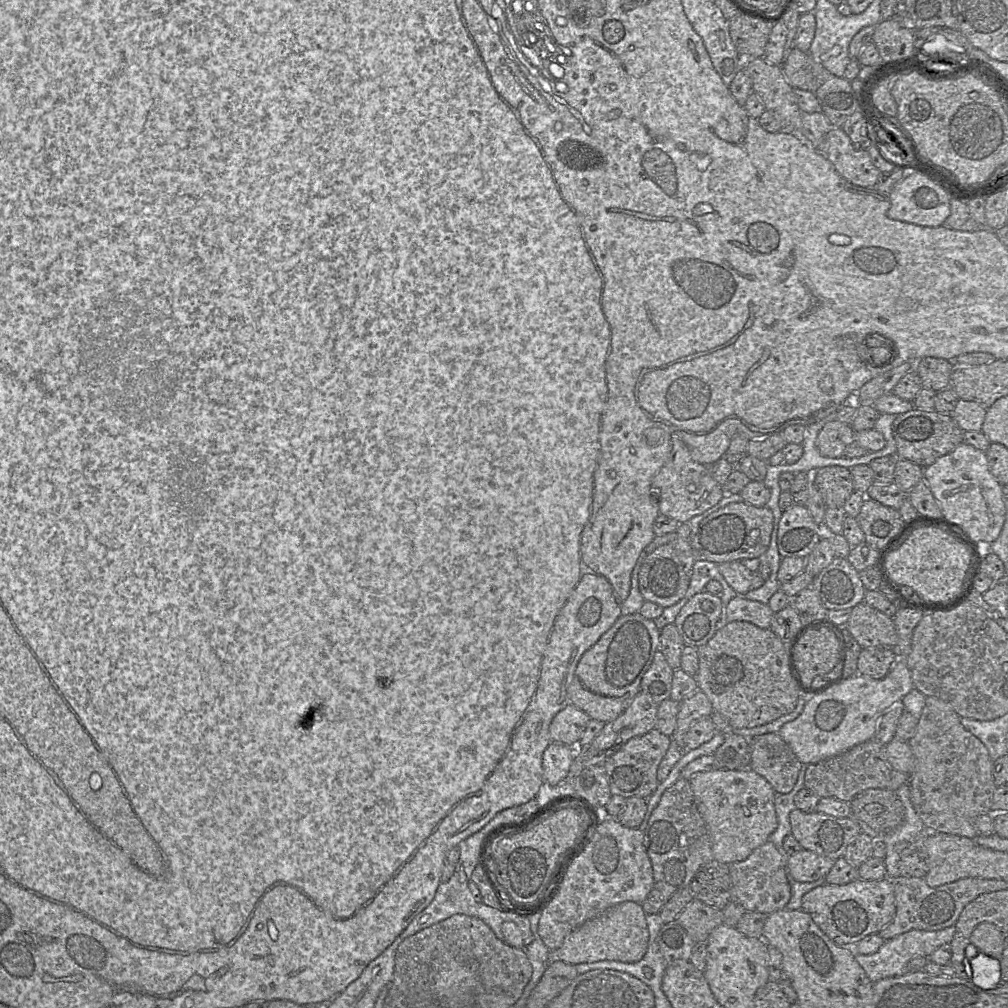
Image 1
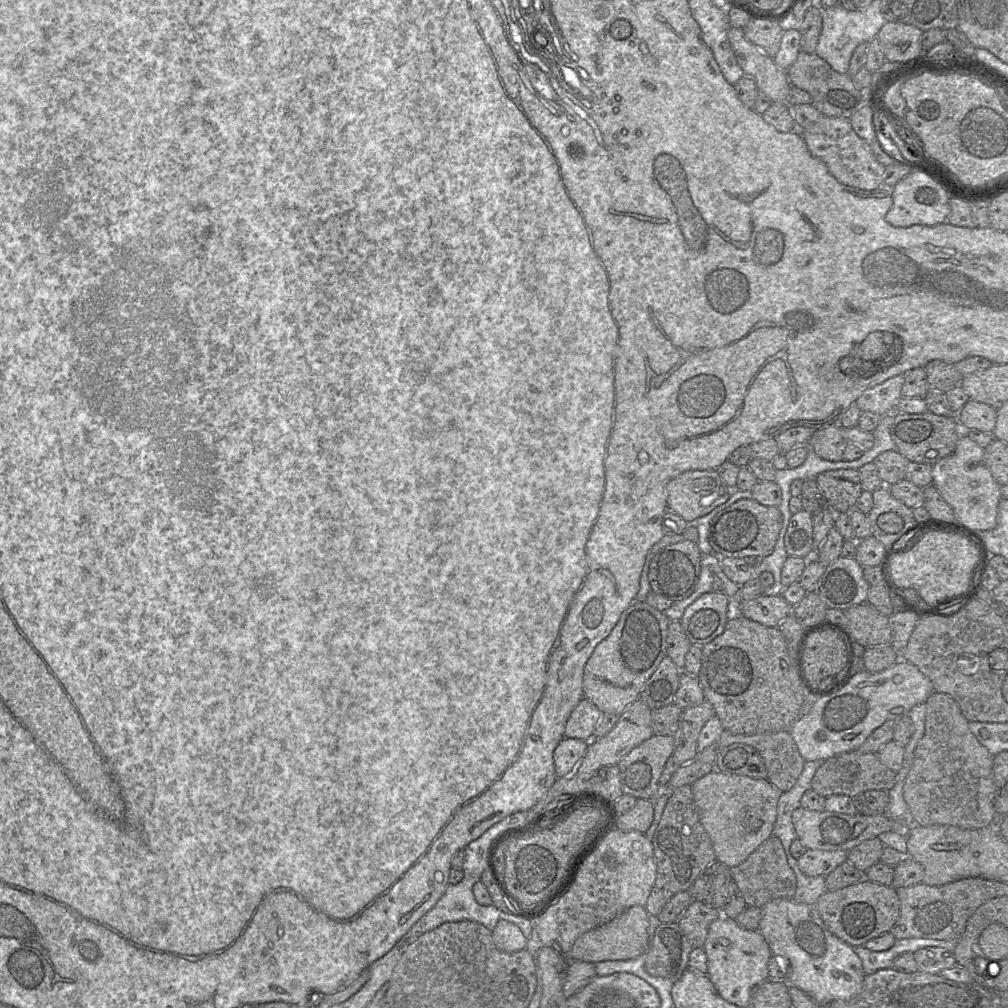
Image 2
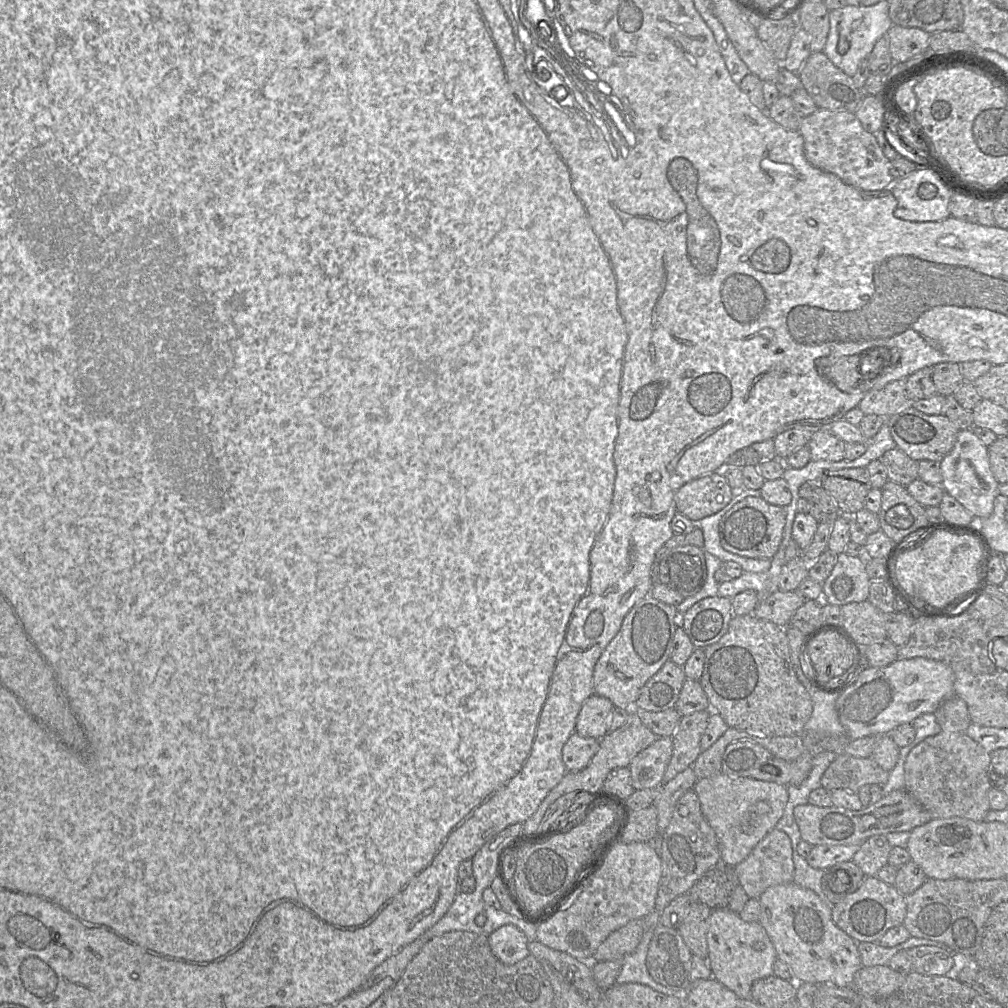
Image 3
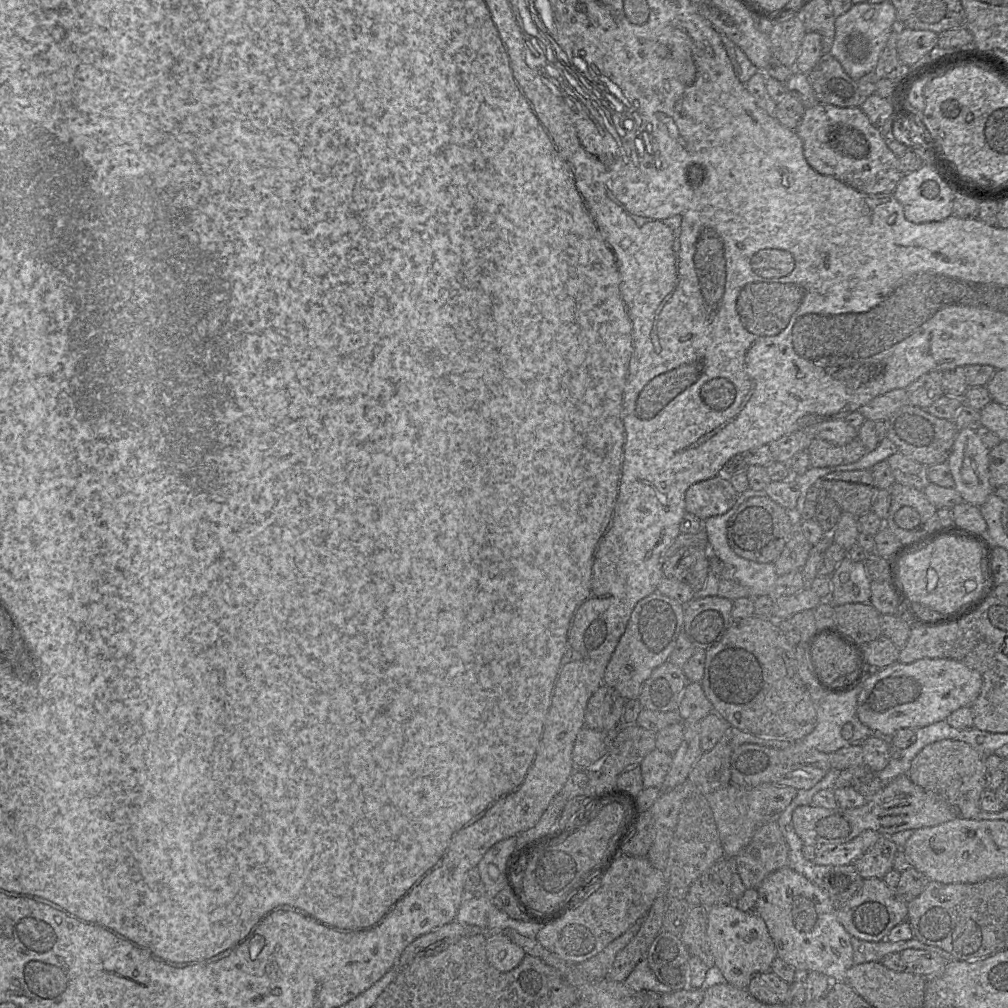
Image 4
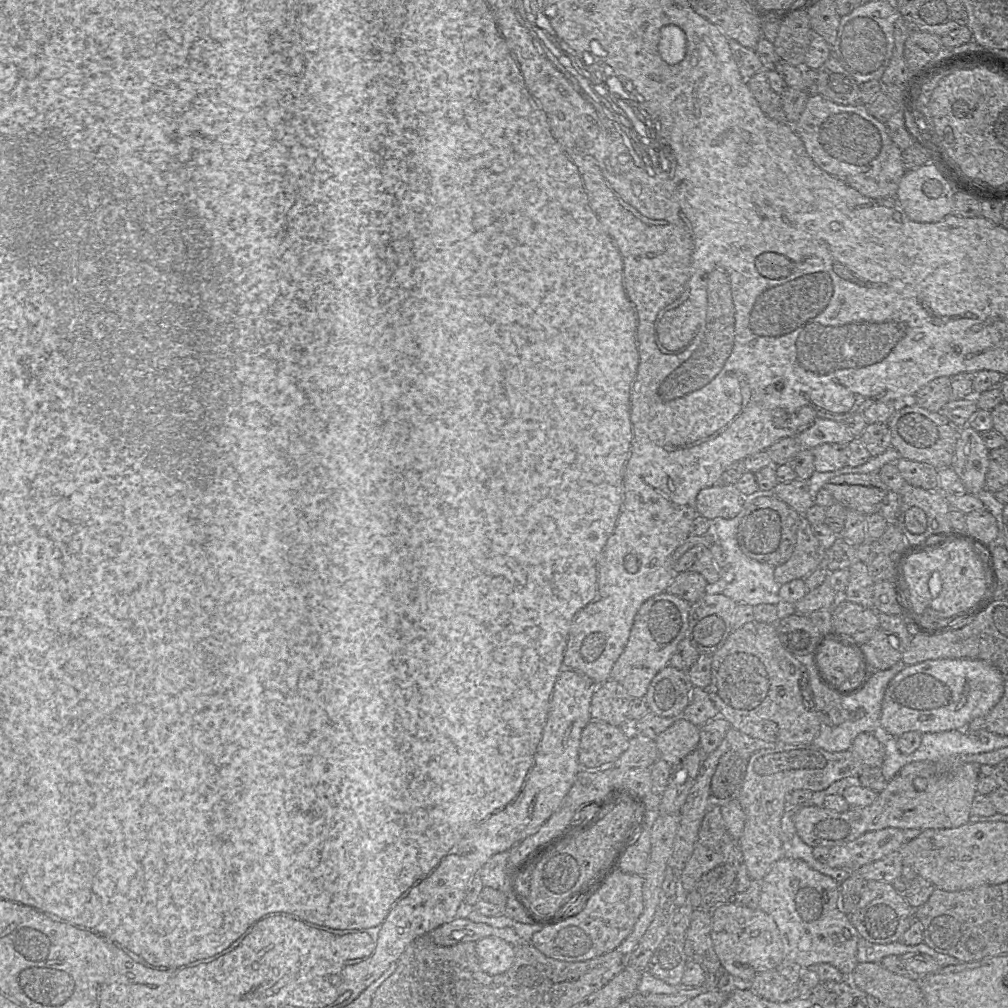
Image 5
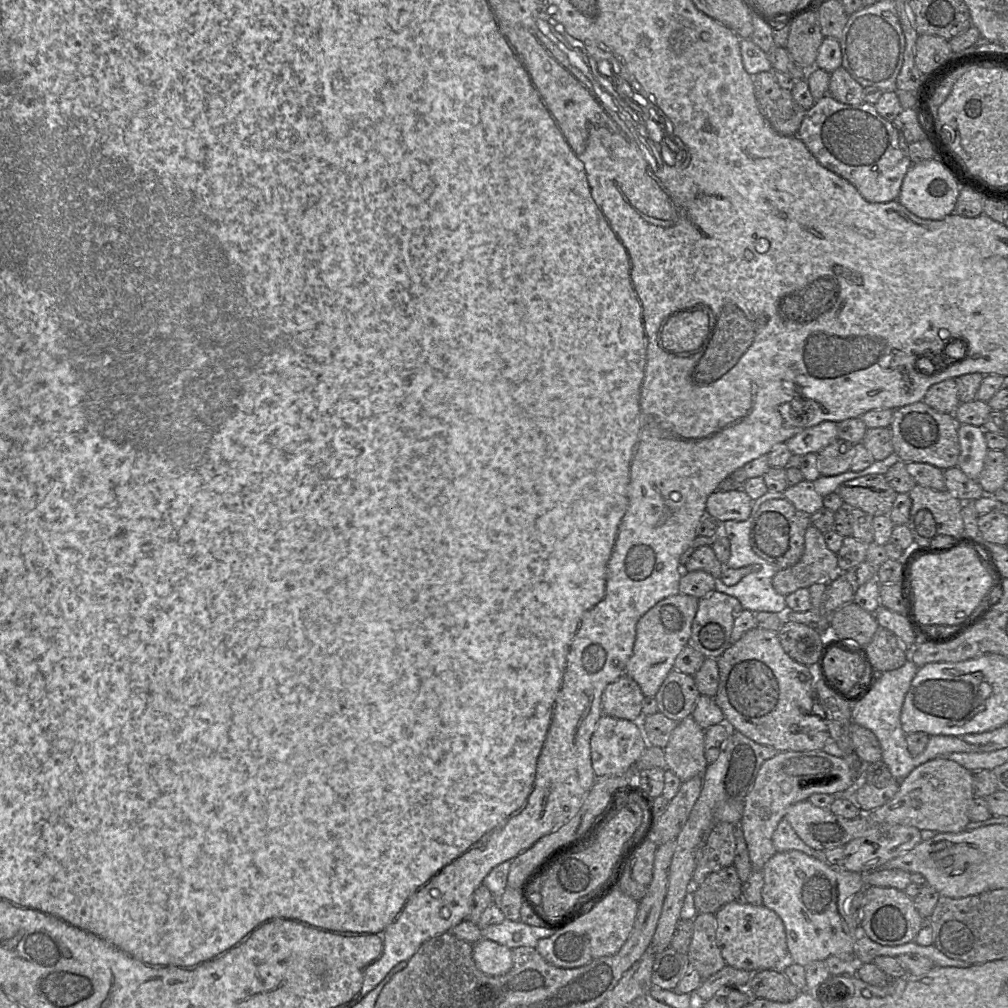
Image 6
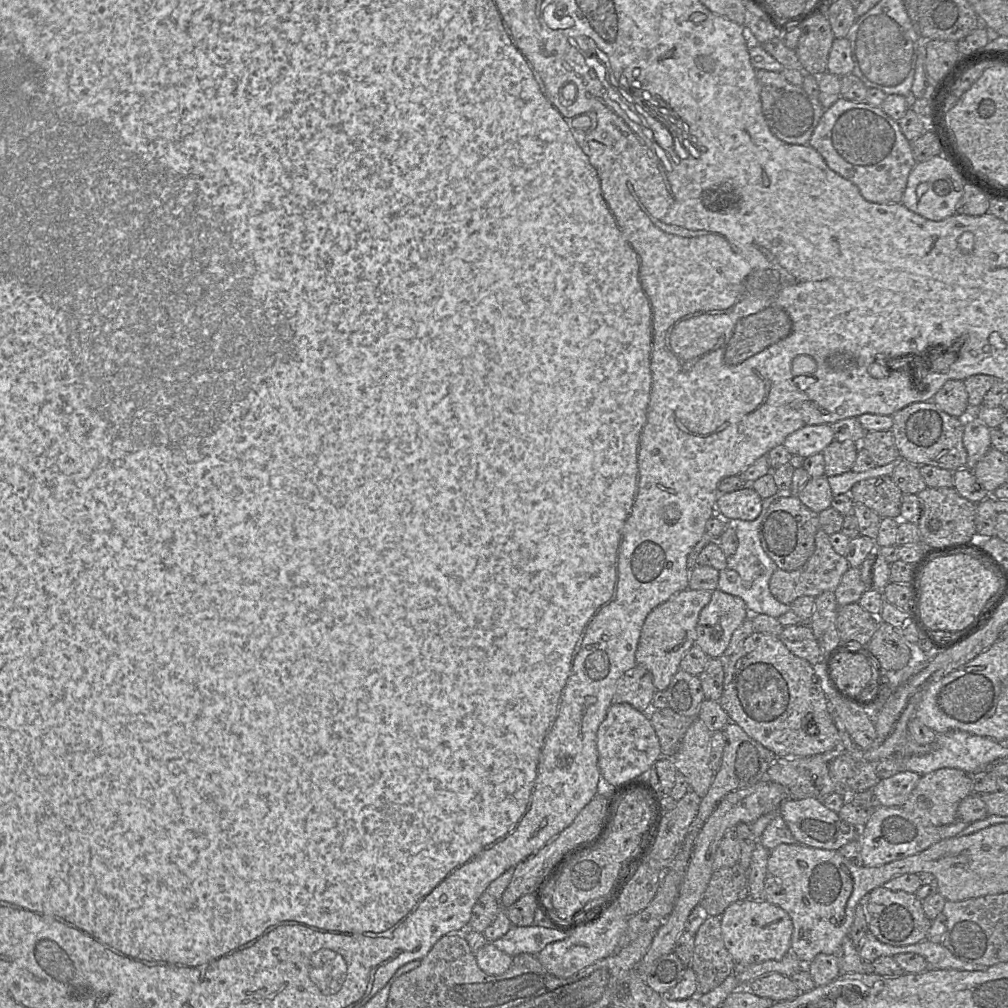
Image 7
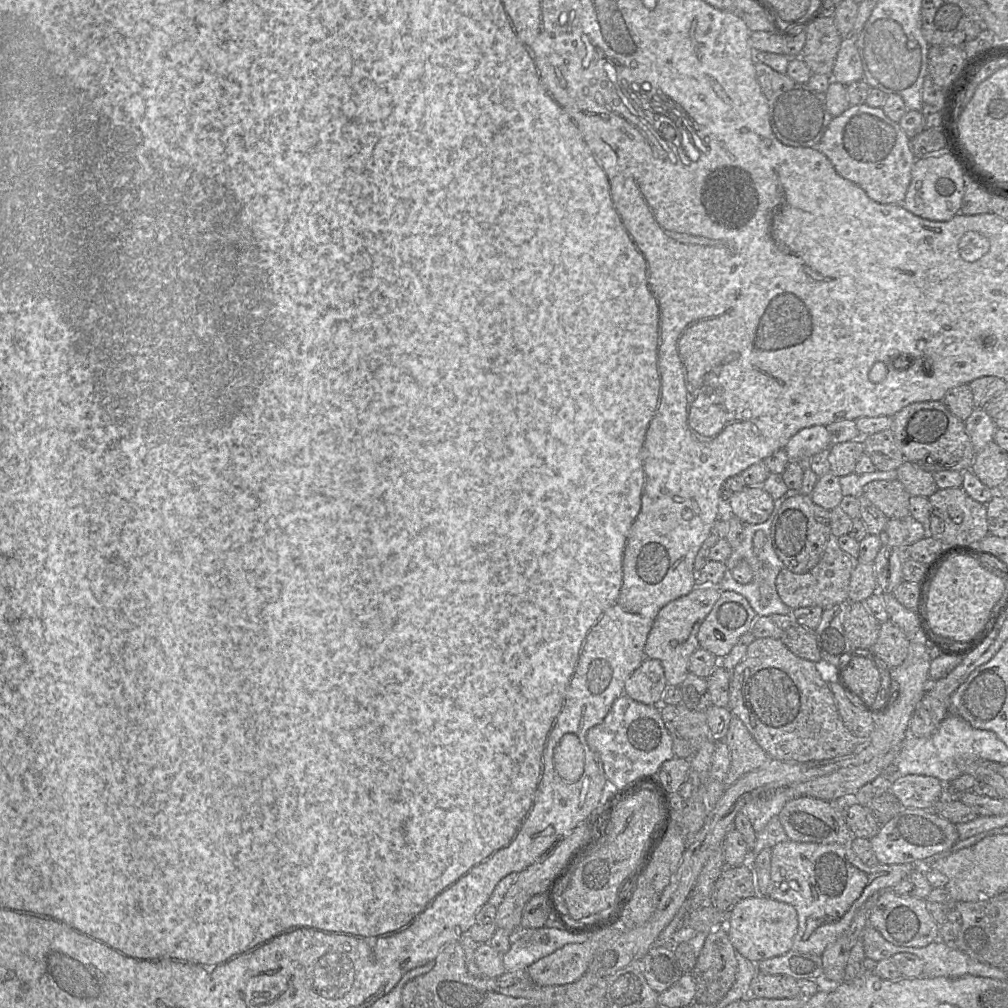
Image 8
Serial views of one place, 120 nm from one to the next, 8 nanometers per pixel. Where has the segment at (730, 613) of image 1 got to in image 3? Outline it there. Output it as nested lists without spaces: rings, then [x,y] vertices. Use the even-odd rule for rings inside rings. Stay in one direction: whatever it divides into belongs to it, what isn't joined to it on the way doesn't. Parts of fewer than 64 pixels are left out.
[[[778,590],[759,603],[753,611],[753,615],[780,627],[787,627],[795,612],[806,600],[808,599],[805,599],[798,591]]]

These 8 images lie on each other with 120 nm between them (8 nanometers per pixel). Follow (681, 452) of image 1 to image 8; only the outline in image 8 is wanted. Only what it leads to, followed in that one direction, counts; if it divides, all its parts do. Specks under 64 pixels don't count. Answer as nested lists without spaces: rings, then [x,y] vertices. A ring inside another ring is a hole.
[[[744,486],[728,502],[723,502],[723,509],[727,516],[733,515],[744,524],[760,524],[770,517],[774,509],[774,499],[762,486]]]

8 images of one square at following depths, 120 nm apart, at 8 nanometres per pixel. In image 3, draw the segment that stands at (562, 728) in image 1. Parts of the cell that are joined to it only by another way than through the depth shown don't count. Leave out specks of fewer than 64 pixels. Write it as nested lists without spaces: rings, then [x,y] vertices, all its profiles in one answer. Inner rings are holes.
[[[592,694],[582,704],[575,733],[582,737],[602,739],[609,732],[609,718],[613,709],[614,705],[608,698]]]

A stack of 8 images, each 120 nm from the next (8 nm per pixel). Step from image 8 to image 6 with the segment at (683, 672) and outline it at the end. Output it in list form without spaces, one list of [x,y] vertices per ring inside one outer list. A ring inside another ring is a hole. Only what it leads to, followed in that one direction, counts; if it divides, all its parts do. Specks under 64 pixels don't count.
[[[679,593],[660,600],[638,620],[625,674],[640,686],[645,697],[655,697],[667,675],[674,669],[676,657],[688,645],[698,604],[699,598]]]

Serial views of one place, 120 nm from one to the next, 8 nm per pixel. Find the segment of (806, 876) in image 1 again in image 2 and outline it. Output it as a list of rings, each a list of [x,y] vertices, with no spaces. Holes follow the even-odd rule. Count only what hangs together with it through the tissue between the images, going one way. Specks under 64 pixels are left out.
[[[807,851],[797,859],[799,869],[807,876],[827,876],[837,866],[847,860],[848,851]]]

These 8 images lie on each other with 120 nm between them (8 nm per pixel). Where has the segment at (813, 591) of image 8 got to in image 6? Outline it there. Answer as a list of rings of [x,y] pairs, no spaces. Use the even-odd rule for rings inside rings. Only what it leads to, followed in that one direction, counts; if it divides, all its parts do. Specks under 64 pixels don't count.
[[[810,525],[805,532],[802,557],[793,566],[778,570],[773,576],[772,585],[777,593],[787,596],[815,583],[829,584],[841,573],[837,553],[827,547],[823,533]]]

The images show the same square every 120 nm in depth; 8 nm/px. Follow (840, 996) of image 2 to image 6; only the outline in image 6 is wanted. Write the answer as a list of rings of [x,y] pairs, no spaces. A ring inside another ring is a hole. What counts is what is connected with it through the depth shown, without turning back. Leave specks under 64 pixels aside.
[[[796,850],[776,852],[766,862],[762,872],[762,905],[777,913],[784,923],[789,962],[806,967],[814,961],[825,961],[831,956],[854,960],[854,943],[860,932],[858,928],[852,928],[846,922],[846,902],[854,894],[864,890],[866,873],[837,869]]]

